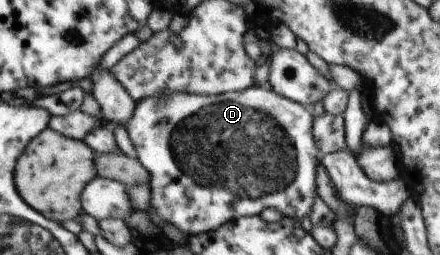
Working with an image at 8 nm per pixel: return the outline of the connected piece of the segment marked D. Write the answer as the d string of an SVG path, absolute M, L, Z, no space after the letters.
M268 85L249 87L244 91L228 92L221 95L196 95L188 92L162 92L160 95L153 95L141 99L133 107L133 117L125 125L129 138L137 153L135 159L145 167L149 173L149 184L151 191L151 209L148 215L151 222L162 228L165 223L179 227L187 235L197 235L205 231L213 231L221 227L225 221L237 219L237 217L257 216L267 208L278 210L283 218L302 221L306 216L311 215L315 198L317 197L317 165L320 164L322 156L320 149L316 147L316 140L313 137L313 116L305 107L291 99L275 94Z

